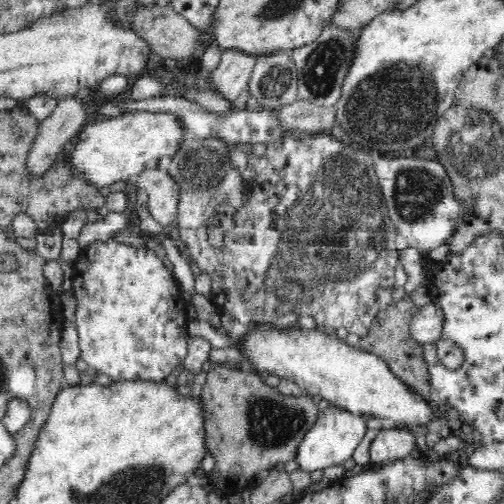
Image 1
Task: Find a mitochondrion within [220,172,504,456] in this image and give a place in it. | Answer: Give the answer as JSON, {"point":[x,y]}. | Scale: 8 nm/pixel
{"point":[270,424]}

